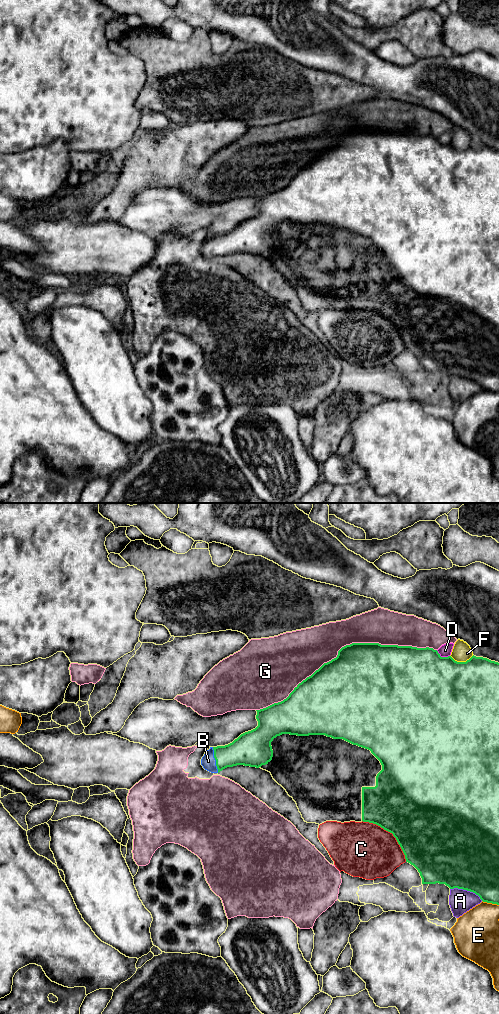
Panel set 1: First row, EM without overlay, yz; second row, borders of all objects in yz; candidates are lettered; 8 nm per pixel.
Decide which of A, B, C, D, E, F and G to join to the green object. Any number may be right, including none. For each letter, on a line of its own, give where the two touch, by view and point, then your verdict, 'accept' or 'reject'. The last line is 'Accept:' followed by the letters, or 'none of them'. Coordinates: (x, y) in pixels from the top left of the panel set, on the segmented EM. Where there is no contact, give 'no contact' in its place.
A: meets green in yz at (466, 889); reject
B: meets green in yz at (215, 759); accept
C: meets green in yz at (391, 832); reject
D: meets green in yz at (442, 657); reject
E: meets green in yz at (490, 902); reject
F: meets green in yz at (461, 662); reject
G: meets green in yz at (344, 646); reject
Accept: B

